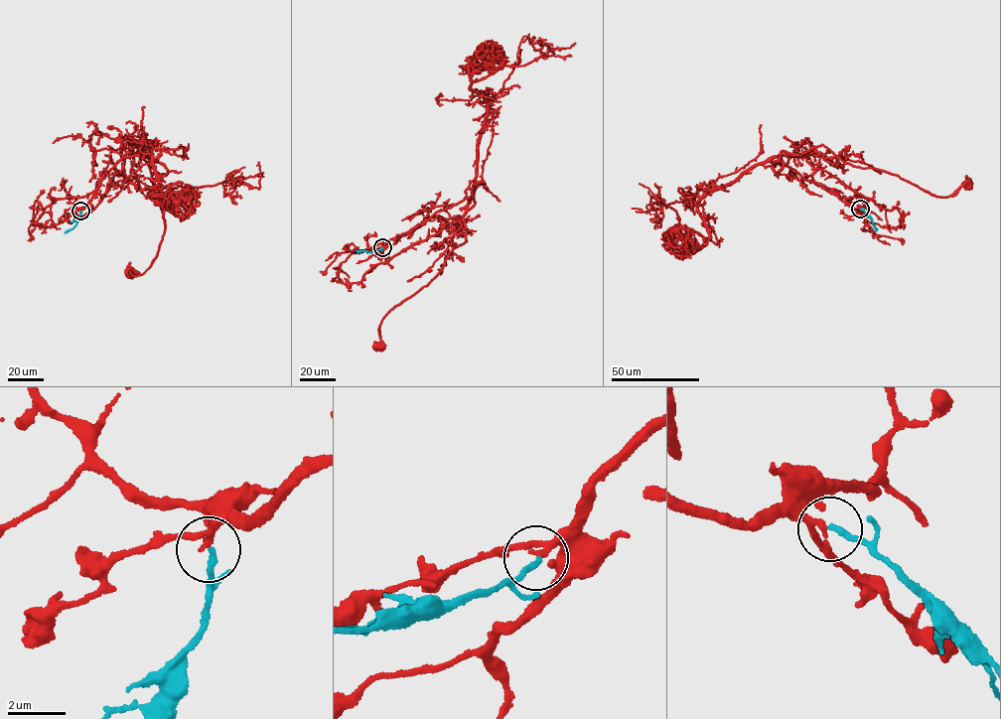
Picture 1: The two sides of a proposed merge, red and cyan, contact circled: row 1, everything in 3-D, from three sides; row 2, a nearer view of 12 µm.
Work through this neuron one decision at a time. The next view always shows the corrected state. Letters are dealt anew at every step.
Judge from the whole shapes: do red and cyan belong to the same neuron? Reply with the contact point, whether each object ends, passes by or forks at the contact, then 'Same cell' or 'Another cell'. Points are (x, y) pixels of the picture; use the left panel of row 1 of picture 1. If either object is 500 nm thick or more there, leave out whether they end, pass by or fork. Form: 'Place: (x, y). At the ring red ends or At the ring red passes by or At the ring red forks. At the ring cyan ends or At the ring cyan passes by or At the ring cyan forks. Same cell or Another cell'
Place: (80, 211). At the ring red passes by. At the ring cyan ends. Same cell

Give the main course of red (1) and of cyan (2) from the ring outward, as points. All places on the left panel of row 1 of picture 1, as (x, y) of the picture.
1: (80, 211), (118, 161), (141, 155), (140, 143), (133, 150), (147, 162), (166, 224), (150, 265), (130, 272)
2: (80, 211), (76, 224), (65, 232)

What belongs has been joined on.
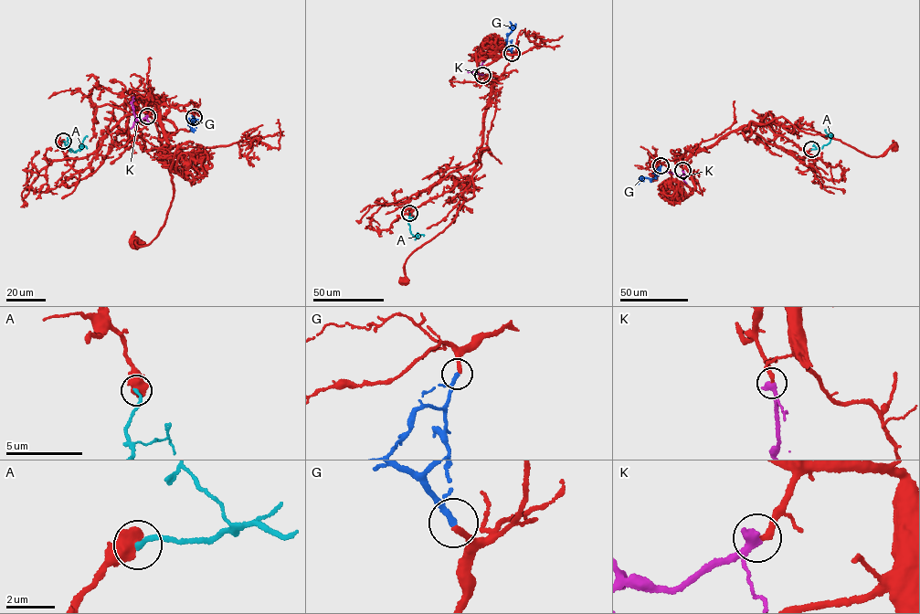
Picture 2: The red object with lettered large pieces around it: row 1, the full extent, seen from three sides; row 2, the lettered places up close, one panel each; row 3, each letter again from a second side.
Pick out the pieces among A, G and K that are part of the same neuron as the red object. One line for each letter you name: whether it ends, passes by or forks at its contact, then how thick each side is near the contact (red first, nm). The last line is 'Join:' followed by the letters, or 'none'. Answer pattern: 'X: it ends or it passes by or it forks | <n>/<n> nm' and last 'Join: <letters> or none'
G: it passes by | 260/180 nm
K: it passes by | 240/320 nm
Join: G, K

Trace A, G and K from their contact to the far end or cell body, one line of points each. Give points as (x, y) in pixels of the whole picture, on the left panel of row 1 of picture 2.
A: (63, 141), (74, 153), (87, 136)
G: (194, 116), (188, 123), (191, 127), (193, 120), (190, 123)
K: (147, 116), (140, 120), (135, 117), (132, 97)

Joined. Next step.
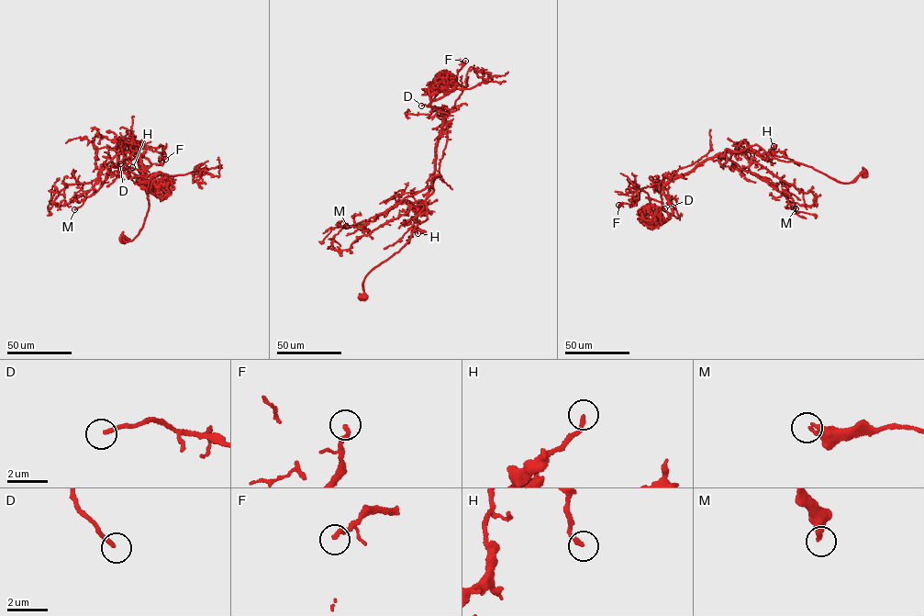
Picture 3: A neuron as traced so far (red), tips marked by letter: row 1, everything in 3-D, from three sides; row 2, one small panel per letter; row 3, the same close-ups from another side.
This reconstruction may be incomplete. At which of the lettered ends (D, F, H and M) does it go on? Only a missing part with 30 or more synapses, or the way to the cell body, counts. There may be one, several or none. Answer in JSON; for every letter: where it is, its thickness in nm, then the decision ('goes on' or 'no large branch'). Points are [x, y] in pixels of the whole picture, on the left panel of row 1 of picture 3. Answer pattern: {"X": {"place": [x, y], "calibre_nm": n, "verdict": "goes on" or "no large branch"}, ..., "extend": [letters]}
{"D": {"place": [120, 163], "calibre_nm": 200, "verdict": "no large branch"}, "F": {"place": [165, 159], "calibre_nm": 200, "verdict": "no large branch"}, "H": {"place": [132, 167], "calibre_nm": 200, "verdict": "goes on"}, "M": {"place": [74, 209], "calibre_nm": 300, "verdict": "no large branch"}, "extend": ["H"]}

